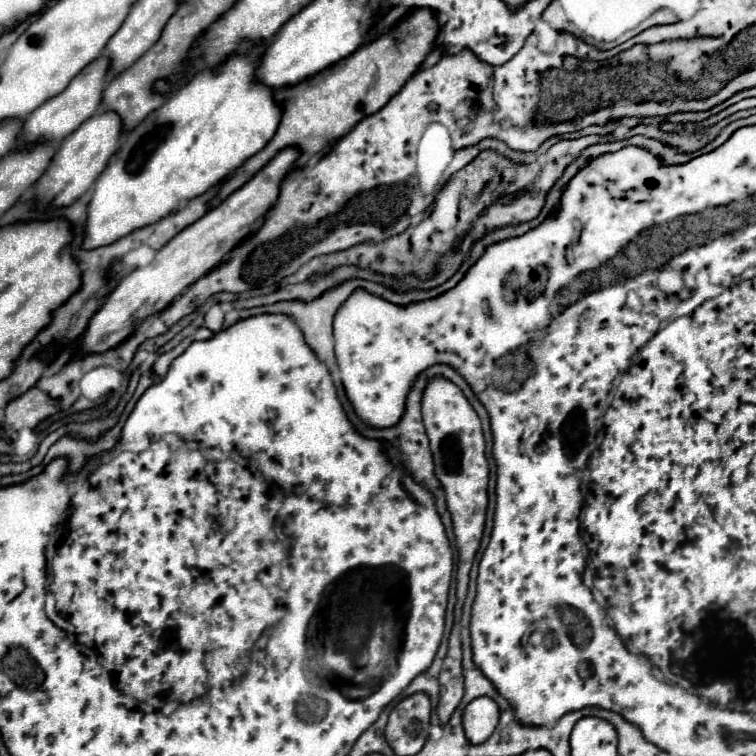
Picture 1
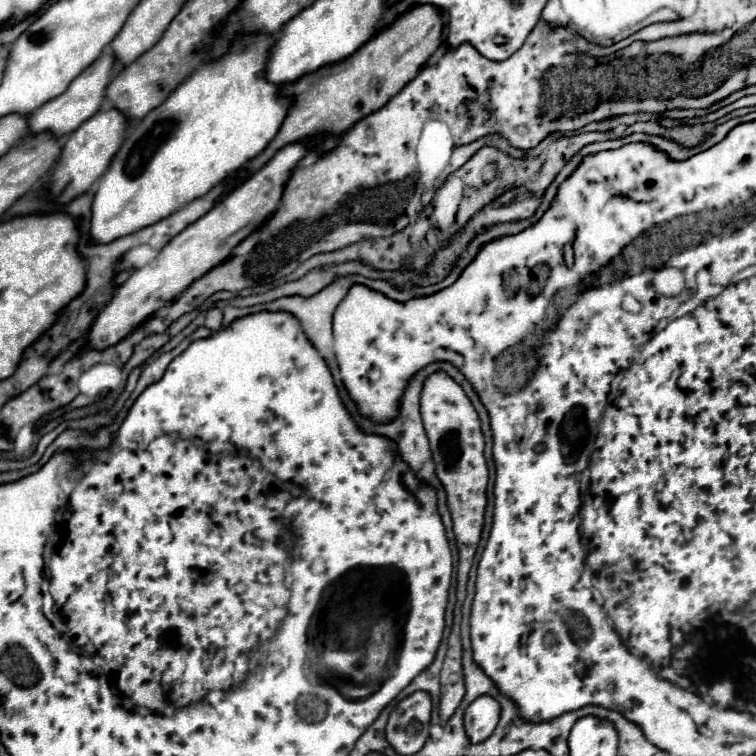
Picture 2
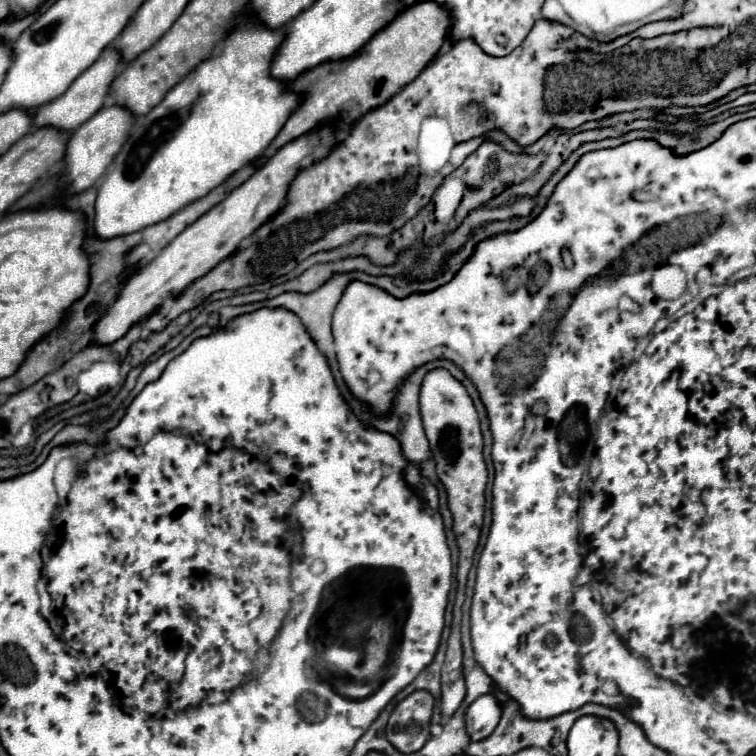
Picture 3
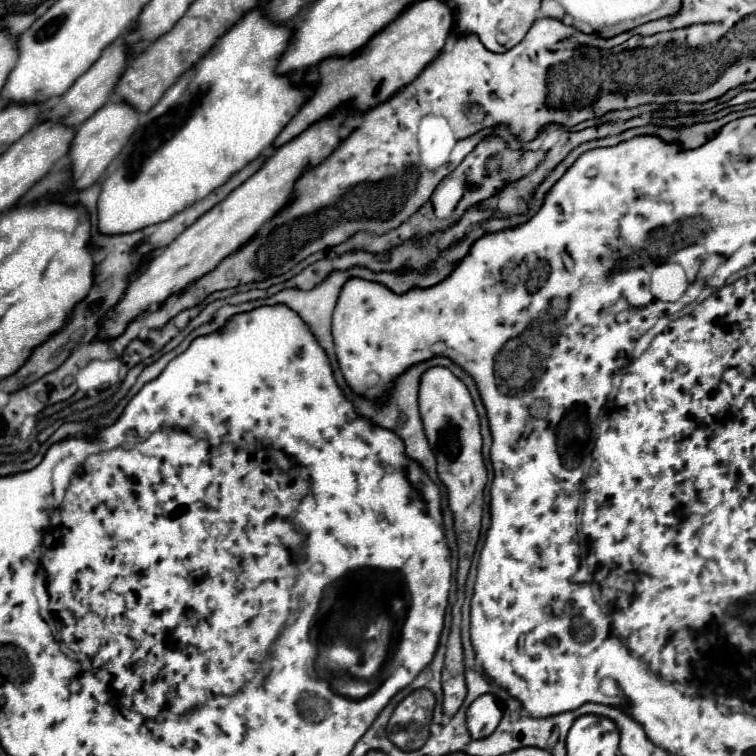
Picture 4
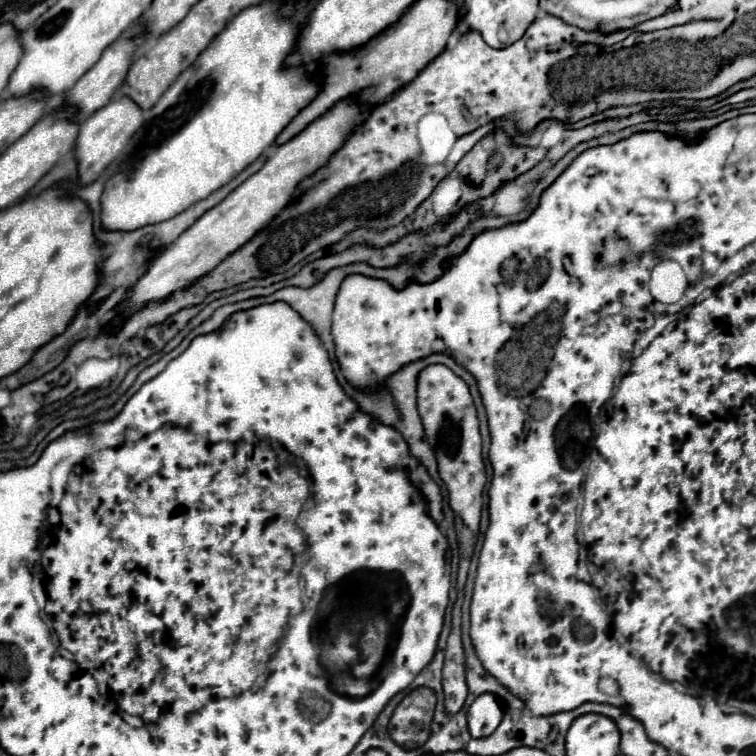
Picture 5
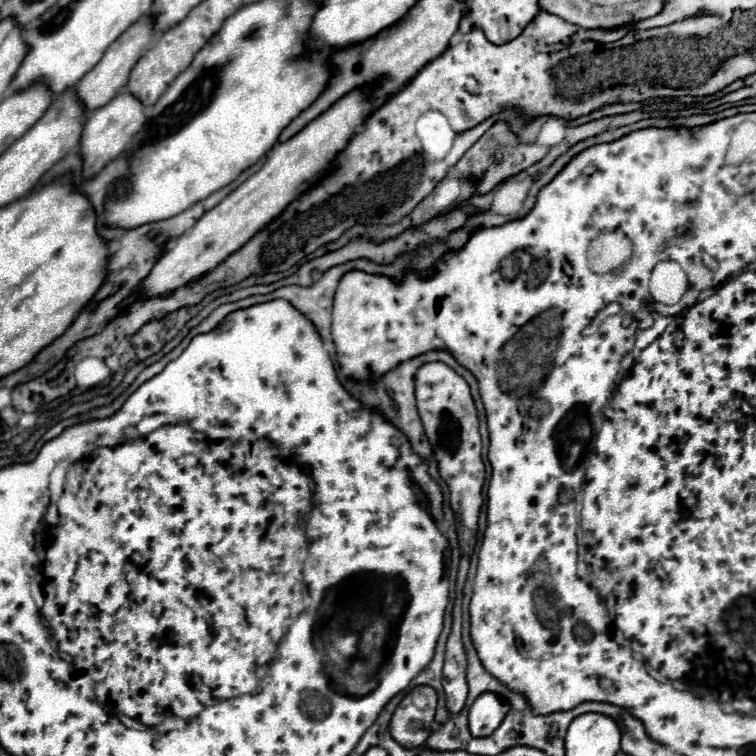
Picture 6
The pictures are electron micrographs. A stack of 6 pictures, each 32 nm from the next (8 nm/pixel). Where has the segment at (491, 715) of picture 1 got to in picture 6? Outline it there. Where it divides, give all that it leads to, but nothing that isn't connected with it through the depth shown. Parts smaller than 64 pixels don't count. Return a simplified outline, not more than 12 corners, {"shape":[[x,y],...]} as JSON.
{"shape":[[480,694],[468,712],[472,736],[490,736],[510,704]]}

